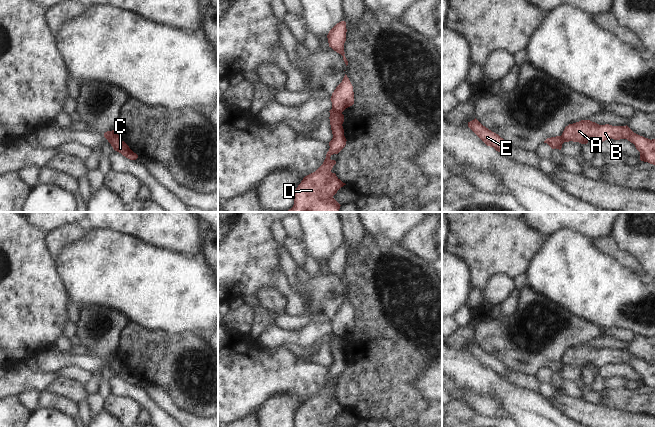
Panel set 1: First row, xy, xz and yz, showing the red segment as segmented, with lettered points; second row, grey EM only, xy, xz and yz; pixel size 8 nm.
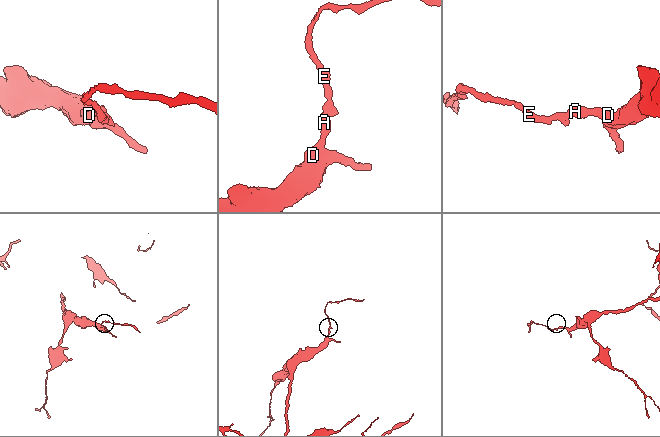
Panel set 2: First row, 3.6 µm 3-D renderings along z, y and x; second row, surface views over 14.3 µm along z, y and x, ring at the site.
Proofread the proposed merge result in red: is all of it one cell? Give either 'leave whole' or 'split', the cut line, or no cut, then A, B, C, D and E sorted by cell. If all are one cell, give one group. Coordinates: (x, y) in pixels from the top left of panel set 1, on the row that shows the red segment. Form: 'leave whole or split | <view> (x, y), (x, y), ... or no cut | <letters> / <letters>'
split | xz (332, 108), (341, 113) | A B D / C E

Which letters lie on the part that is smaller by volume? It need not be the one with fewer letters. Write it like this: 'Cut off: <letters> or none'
Cut off: C, E.

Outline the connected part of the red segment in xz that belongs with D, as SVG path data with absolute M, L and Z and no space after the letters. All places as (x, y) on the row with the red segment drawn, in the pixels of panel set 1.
M333 109L329 112L333 138L329 142L326 158L315 172L303 178L295 190L294 205L286 212L339 212L341 205L333 196L346 184L331 172L336 161L330 157L338 154L347 140L342 126L344 115Z

